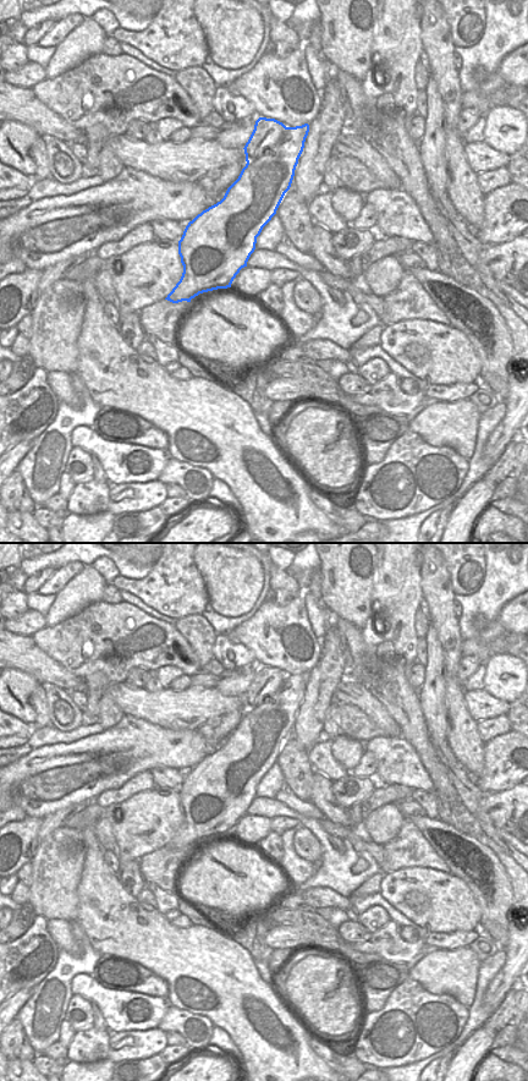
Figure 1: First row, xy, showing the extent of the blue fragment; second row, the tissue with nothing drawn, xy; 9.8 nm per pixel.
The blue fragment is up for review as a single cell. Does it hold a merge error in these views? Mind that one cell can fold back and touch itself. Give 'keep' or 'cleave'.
cleave

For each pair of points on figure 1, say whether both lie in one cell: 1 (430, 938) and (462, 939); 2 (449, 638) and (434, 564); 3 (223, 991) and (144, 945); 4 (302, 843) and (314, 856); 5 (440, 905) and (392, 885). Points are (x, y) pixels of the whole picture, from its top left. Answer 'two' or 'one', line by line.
1: one
2: one
3: one
4: one
5: one

